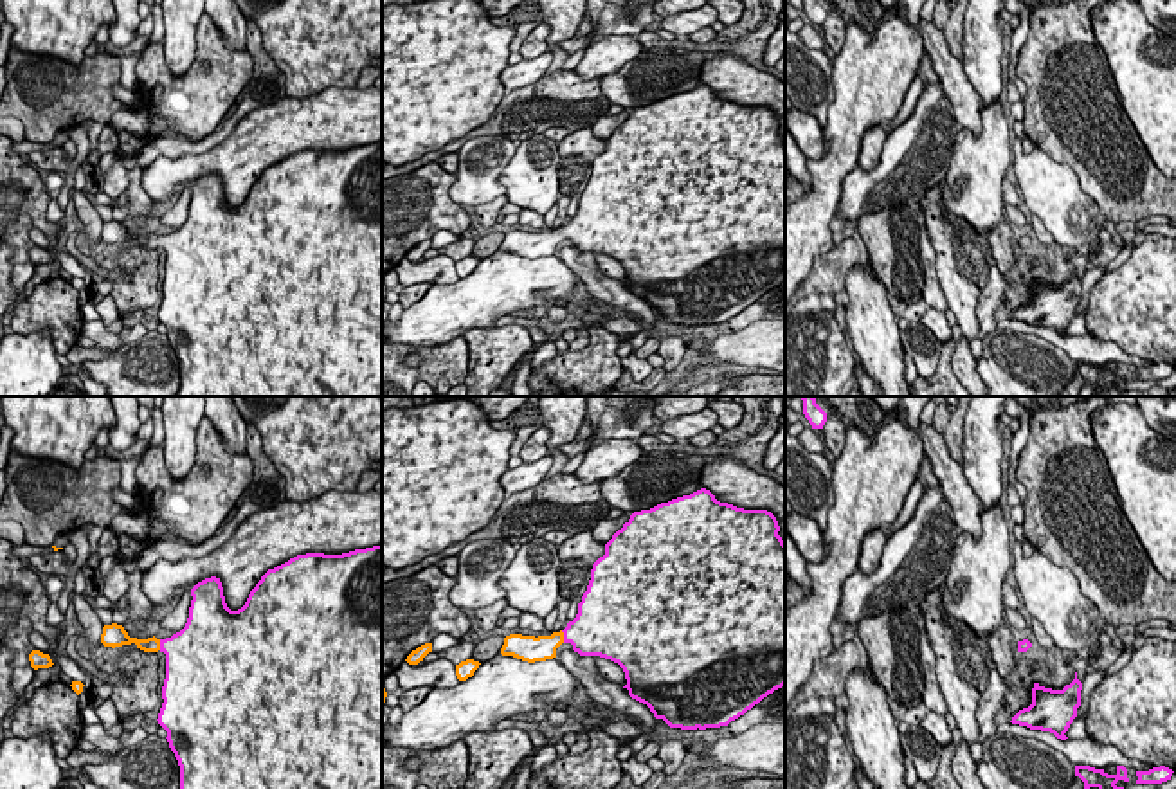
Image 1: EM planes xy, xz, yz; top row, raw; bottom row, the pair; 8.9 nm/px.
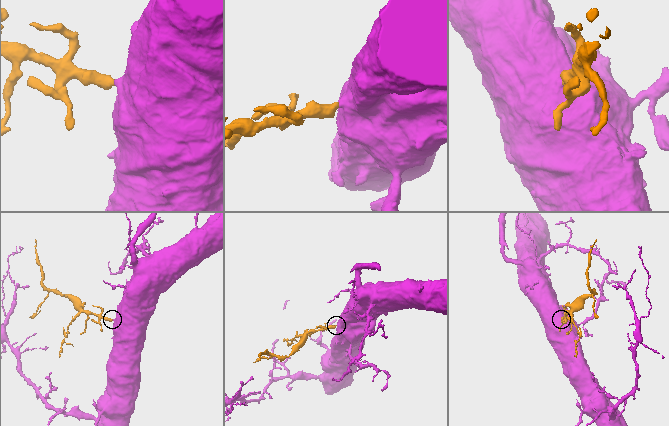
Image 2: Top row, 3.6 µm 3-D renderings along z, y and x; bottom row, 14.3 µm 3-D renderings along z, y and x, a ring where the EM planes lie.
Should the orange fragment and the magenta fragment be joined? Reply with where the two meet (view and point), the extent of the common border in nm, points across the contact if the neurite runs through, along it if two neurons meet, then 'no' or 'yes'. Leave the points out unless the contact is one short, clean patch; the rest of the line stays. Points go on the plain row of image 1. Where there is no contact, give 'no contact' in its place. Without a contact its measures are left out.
contact xz (562, 233); length 120 nm; yes

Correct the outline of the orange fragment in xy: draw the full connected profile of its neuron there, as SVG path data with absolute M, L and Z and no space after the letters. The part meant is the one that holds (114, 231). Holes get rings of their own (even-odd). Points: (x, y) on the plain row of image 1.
M382 142L342 151L297 151L268 166L238 207L227 204L222 178L216 173L198 178L191 193L187 220L171 234L130 234L117 220L104 222L101 231L104 243L135 240L144 249L166 250L164 299L157 317L167 328L166 335L180 362L176 396L382 396Z

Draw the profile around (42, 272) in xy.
M56 259L49 265L38 265L32 277L23 286L23 297L22 299L29 297L32 294L34 286L38 283L49 279L54 270L58 270L58 272L63 270L61 263Z

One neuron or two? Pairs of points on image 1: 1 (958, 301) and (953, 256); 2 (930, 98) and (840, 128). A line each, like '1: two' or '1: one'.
1: one
2: two

